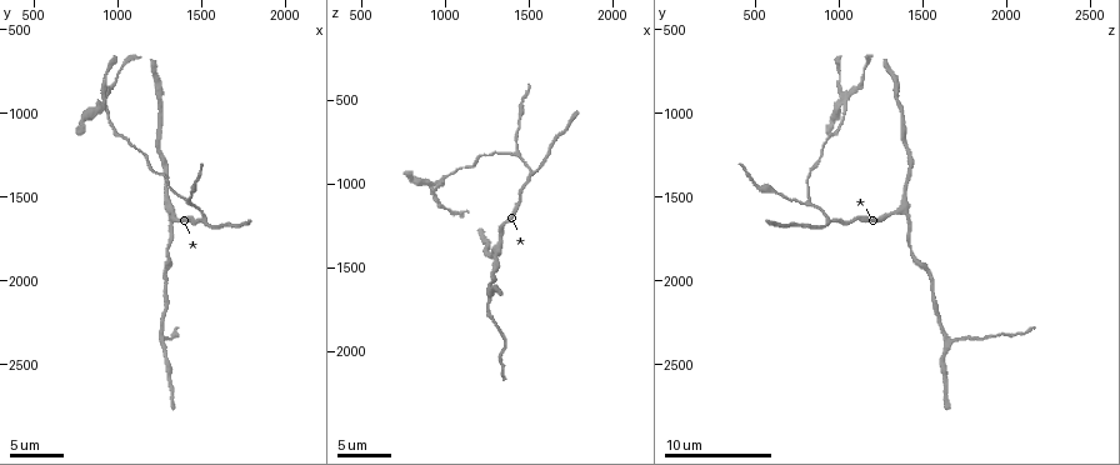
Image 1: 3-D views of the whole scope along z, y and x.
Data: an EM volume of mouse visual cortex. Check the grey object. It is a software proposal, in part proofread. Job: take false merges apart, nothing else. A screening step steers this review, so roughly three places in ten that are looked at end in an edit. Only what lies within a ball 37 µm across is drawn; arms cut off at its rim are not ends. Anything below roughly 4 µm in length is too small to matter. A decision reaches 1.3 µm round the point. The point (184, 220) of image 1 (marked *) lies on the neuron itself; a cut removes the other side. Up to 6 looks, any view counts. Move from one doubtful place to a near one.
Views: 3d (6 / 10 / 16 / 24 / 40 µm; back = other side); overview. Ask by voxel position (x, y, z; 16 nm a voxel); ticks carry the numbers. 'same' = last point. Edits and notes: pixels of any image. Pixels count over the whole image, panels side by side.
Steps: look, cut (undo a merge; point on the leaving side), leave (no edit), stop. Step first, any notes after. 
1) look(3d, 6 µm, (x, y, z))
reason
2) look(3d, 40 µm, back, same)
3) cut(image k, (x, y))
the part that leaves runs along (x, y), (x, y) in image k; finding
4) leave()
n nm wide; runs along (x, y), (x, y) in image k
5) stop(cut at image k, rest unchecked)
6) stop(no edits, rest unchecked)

look(3d, 6 µm, (1540, 1640, 920))
side arm on a straight run

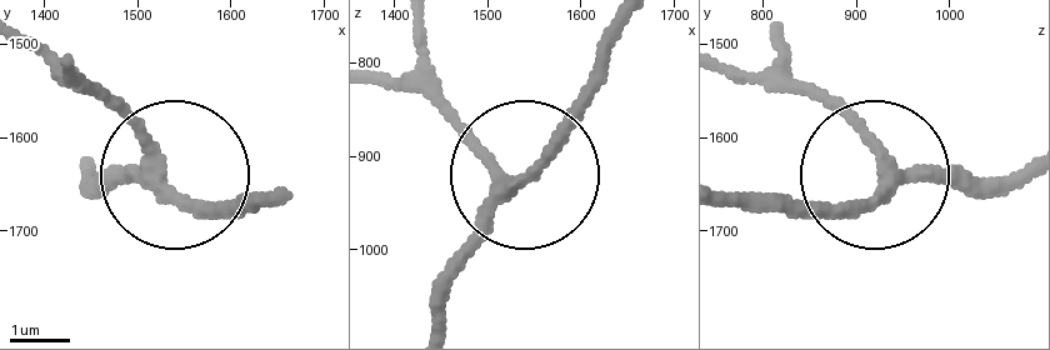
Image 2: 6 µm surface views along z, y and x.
look(3d, 6 µm, back, (1515, 1640, 935))

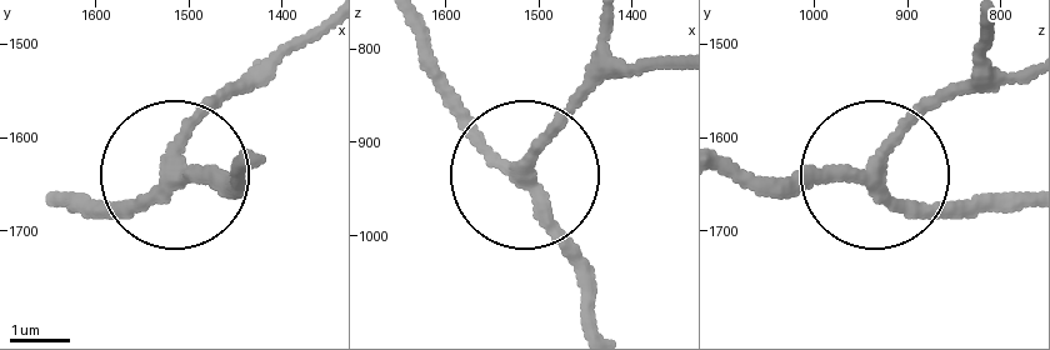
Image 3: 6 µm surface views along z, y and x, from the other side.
leave()
230 nm wide; runs along (731, 176), (866, 176), (911, 206), (965, 206) in image 3; continuous, no second neuron

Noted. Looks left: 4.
look(3d, 16 µm, (1260, 2360, 1680))
a fork

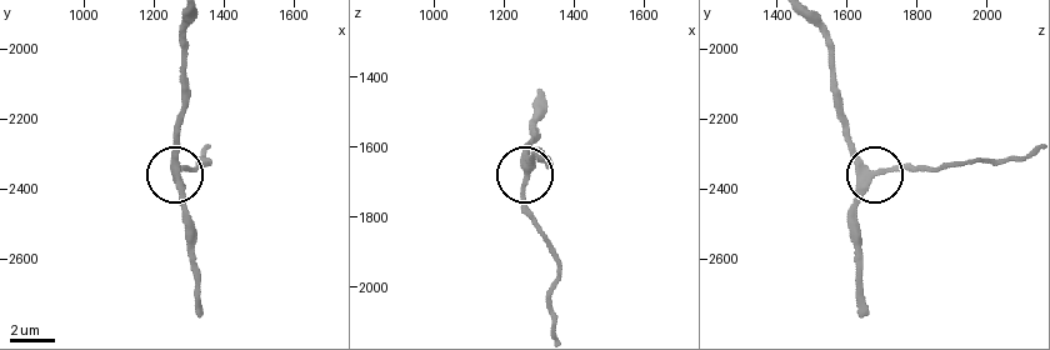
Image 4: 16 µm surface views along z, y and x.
leave()
side arm 7 µm; runs along (188, 24), (178, 130), (184, 218) in image 4; continuous, no second neuron

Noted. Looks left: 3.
look(3d, 10 µm, (880, 920, 980))
four arms meet

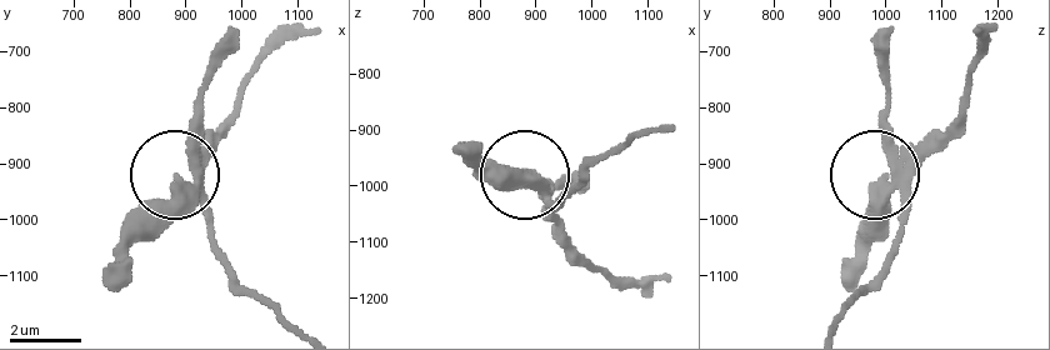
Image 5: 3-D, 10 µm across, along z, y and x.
cut(image 5, (175, 218))
340 nm wide; the part that leaves runs along (196, 173), (238, 113), (250, 78), (294, 38), (318, 33) in image 5; a second neuron is stuck on

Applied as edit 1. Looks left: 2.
stop(cut at image 5, rest unchecked)

